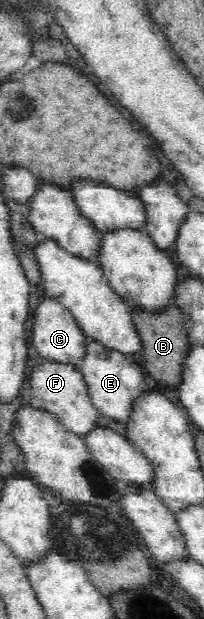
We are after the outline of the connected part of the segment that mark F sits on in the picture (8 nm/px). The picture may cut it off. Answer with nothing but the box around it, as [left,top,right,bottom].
[29,359,99,437]

